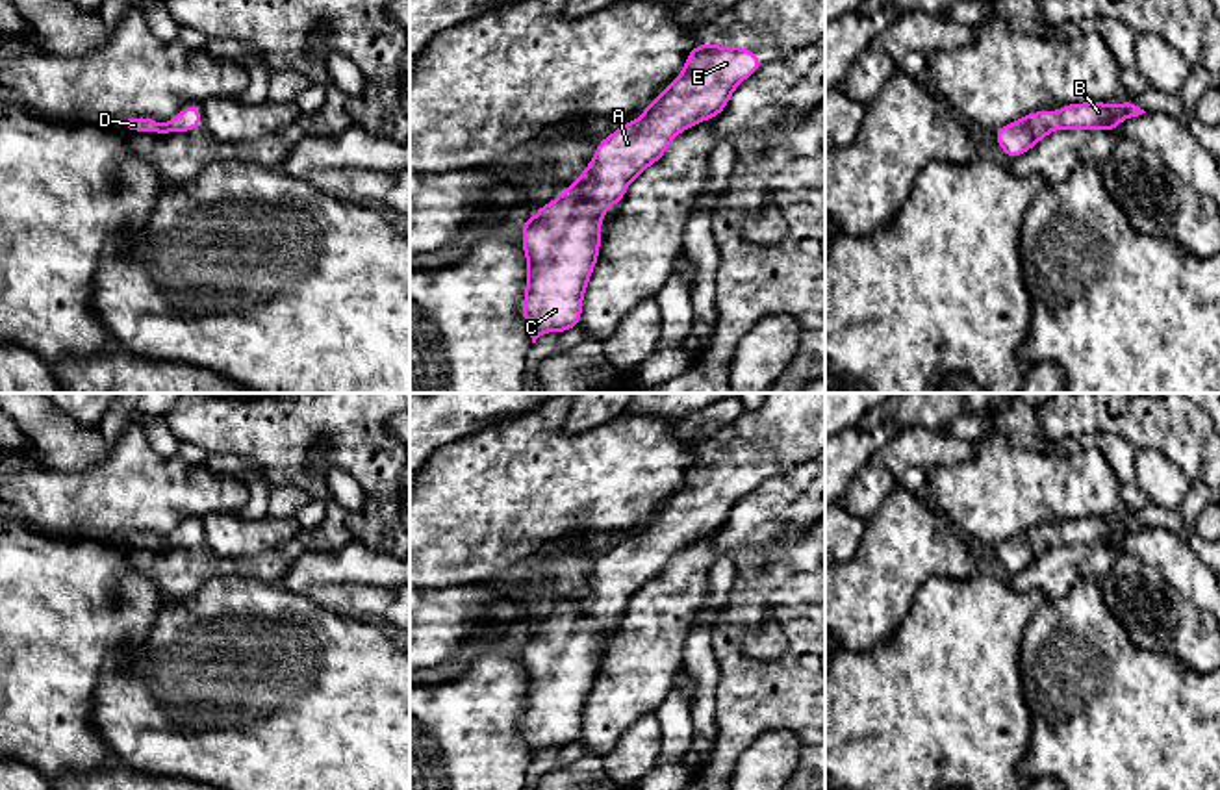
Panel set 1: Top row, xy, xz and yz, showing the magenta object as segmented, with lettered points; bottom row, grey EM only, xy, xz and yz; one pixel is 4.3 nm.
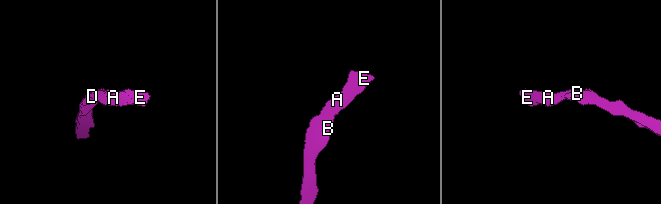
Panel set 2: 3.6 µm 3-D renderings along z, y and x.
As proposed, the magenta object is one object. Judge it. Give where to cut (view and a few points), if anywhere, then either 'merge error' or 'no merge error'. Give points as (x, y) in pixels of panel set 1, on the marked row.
cut none; no merge error

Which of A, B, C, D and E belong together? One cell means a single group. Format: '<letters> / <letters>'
A B C D E

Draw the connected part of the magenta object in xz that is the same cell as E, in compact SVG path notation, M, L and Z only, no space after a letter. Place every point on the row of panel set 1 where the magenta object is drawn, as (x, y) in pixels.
M699 43L684 61L684 70L642 111L640 119L621 124L599 141L590 165L562 195L538 210L534 219L523 217L521 245L527 256L527 287L523 321L532 343L547 332L569 332L580 323L588 280L599 260L603 237L599 228L606 210L619 204L630 182L656 163L671 141L706 119L716 119L729 104L734 89L755 74L764 61L743 46L708 46Z

